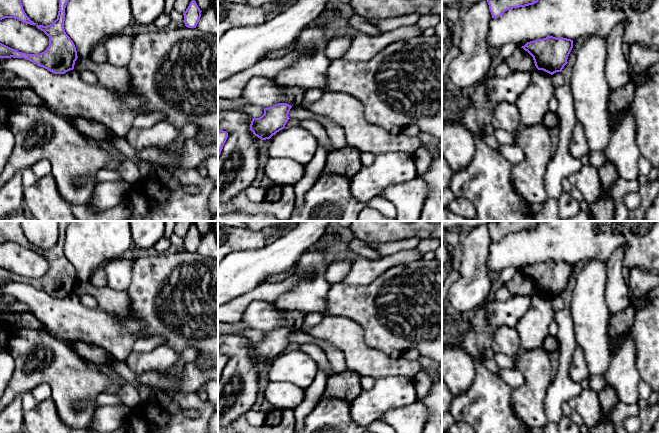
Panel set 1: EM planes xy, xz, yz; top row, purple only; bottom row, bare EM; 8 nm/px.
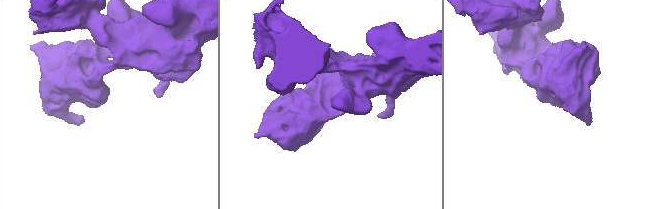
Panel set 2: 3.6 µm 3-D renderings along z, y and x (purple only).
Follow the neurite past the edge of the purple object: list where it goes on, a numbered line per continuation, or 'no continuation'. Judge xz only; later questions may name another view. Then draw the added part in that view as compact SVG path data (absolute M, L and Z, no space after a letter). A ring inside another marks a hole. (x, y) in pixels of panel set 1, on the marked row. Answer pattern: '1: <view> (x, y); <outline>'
no continuation

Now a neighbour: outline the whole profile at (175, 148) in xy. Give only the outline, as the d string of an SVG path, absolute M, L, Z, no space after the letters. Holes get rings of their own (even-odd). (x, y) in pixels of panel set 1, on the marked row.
M179 134L179 136L175 139L173 143L171 143L167 147L160 147L158 149L163 149L173 155L180 156L185 142L186 139Z

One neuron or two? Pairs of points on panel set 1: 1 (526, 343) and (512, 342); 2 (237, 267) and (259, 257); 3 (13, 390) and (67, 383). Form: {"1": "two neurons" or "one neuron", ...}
{"1": "two neurons", "2": "one neuron", "3": "one neuron"}

